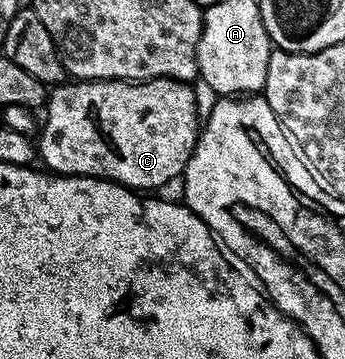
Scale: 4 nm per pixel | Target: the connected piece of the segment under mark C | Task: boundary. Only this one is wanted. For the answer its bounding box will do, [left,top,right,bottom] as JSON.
[36,78,200,192]

